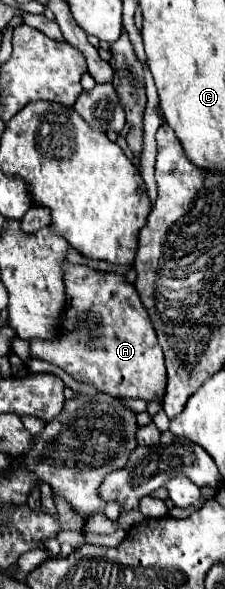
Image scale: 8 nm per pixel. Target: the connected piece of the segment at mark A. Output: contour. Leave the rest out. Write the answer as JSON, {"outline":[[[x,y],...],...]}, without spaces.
{"outline":[[[65,263],[65,289],[67,289],[67,305],[65,305],[65,319],[63,331],[57,341],[33,341],[31,355],[35,359],[43,359],[49,363],[59,365],[65,369],[73,379],[91,383],[99,391],[111,397],[131,397],[143,401],[155,401],[165,395],[167,373],[163,363],[163,351],[157,343],[155,329],[143,309],[139,293],[135,287],[125,281],[123,275],[117,273],[101,273],[83,265]]]}

